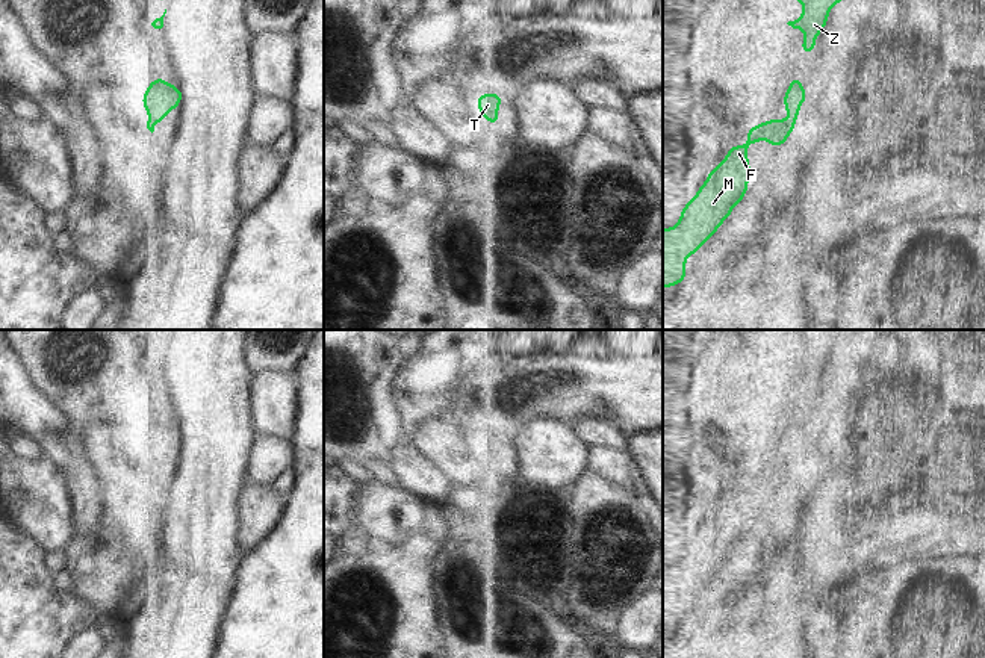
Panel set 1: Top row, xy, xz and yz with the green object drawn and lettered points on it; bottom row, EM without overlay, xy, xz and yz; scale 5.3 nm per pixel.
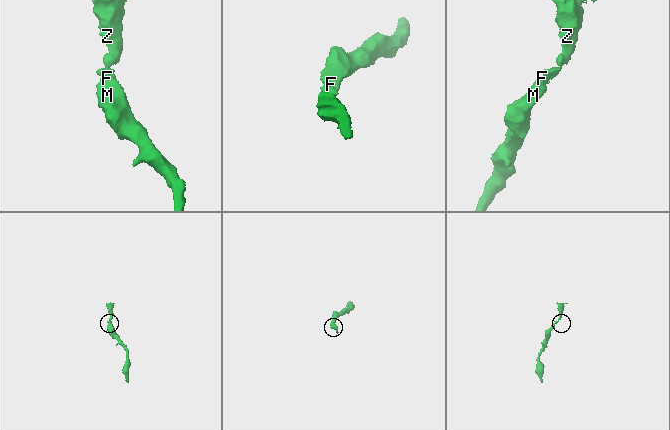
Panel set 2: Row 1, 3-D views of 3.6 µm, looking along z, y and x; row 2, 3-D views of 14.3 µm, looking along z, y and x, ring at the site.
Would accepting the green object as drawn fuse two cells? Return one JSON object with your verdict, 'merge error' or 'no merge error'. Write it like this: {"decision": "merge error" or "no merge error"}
{"decision": "no merge error"}

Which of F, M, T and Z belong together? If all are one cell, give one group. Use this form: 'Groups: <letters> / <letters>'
Groups: F M T Z

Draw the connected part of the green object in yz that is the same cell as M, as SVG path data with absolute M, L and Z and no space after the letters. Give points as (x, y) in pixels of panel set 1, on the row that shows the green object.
M793 77L785 95L787 119L769 119L747 130L747 142L728 150L723 162L711 169L696 195L682 207L678 224L663 228L663 287L685 280L685 259L708 242L747 192L750 165L747 148L764 139L775 148L782 145L796 126L799 109L806 100L805 88Z

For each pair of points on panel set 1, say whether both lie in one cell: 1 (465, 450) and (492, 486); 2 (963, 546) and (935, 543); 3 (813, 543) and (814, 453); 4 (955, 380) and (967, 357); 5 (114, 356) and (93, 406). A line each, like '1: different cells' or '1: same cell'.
1: same cell
2: same cell
3: different cells
4: same cell
5: same cell

